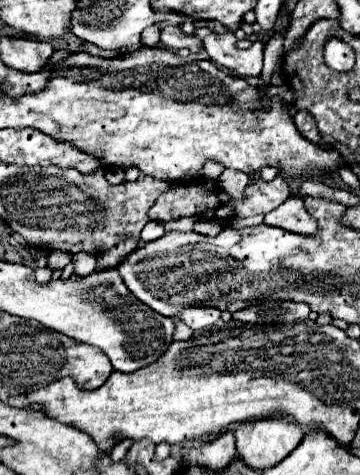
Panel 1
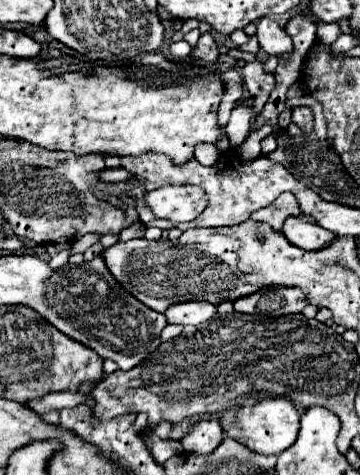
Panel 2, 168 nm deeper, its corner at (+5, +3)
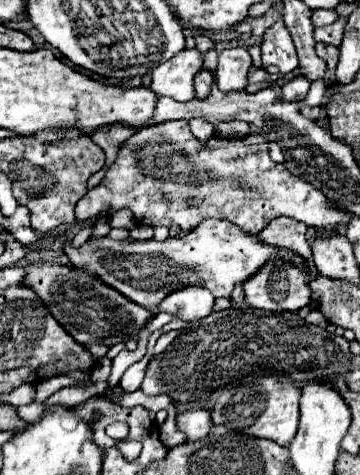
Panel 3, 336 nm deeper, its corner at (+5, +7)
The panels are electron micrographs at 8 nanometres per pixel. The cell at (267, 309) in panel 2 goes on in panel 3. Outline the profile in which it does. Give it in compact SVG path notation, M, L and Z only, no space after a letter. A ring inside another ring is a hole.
M271 260L251 280L243 284L245 302L259 310L291 310L297 312L309 304L311 292L303 272L293 264Z

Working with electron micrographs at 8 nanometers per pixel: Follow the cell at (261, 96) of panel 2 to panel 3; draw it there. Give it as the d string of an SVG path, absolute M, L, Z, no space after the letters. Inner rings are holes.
M293 78L281 86L281 92L283 92L285 102L299 102L309 92L309 80L307 78Z

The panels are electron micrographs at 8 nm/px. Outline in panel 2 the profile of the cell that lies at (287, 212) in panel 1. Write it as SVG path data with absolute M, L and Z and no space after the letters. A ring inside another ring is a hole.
M303 216L287 218L283 226L283 234L291 244L297 244L297 248L311 250L311 252L317 248L327 248L327 244L337 240L333 232L319 228L315 222L309 222Z

